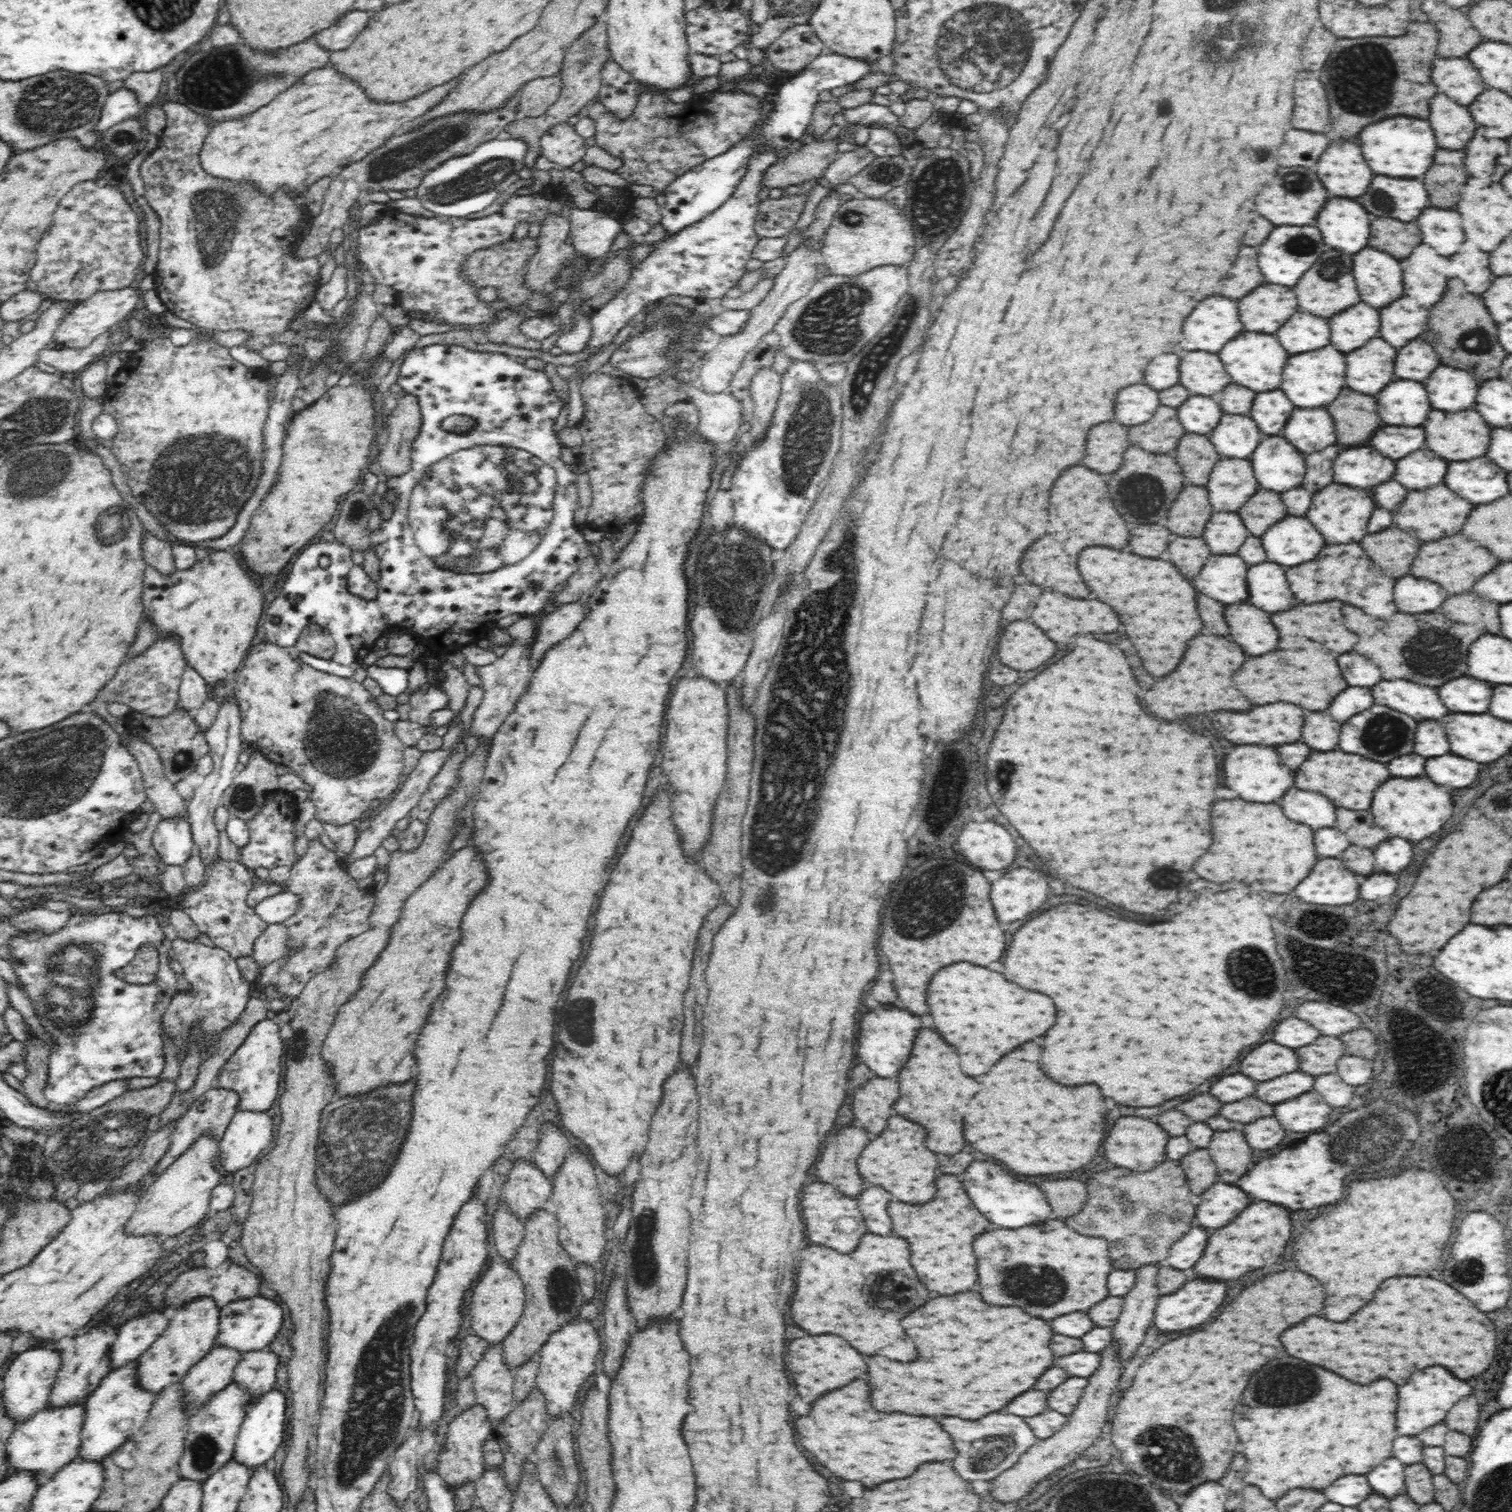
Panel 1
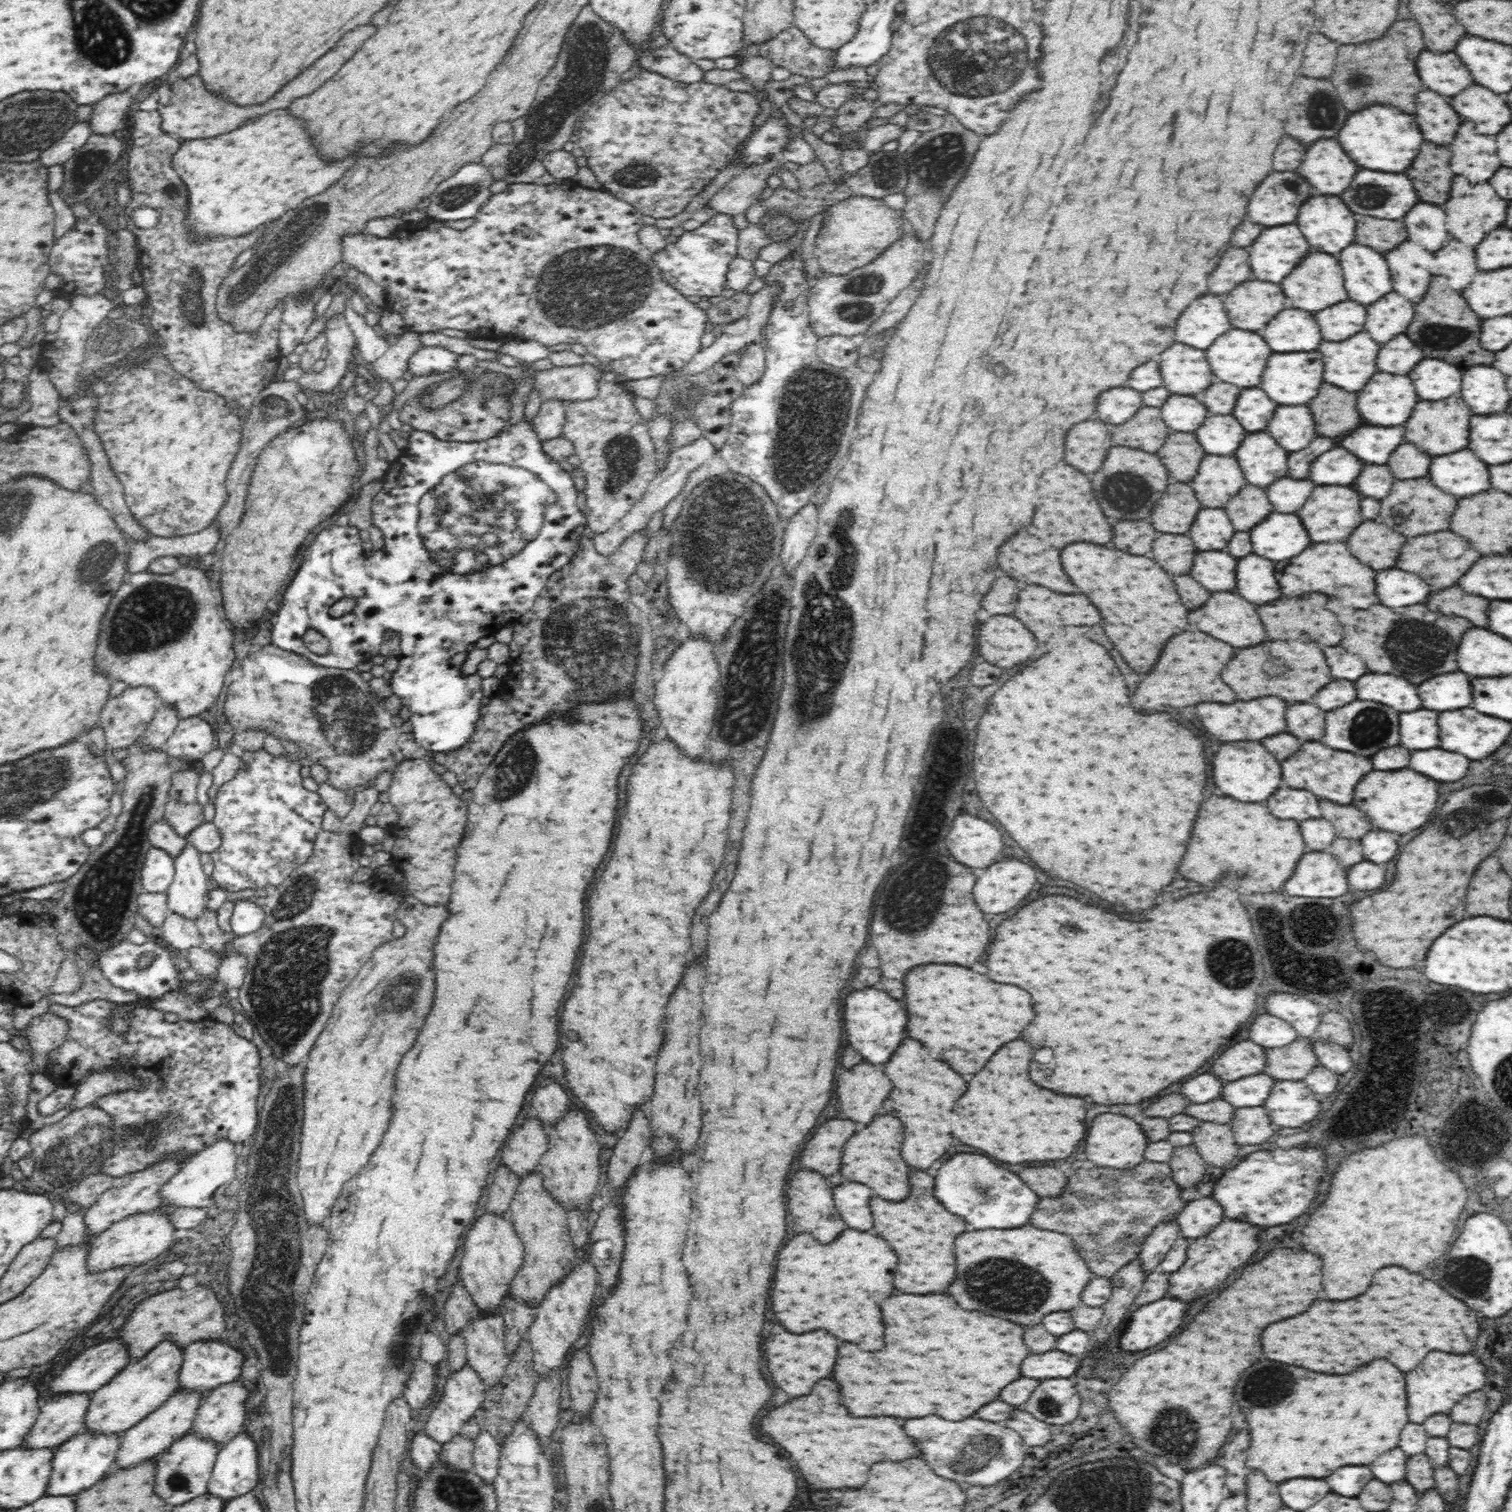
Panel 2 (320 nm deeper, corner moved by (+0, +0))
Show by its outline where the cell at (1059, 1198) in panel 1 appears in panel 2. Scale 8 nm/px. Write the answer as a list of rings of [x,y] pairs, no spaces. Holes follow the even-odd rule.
[[[1044,1166],[1044,1168],[1024,1168],[1018,1176],[1042,1198],[1058,1197],[1066,1190],[1066,1176],[1060,1168]]]

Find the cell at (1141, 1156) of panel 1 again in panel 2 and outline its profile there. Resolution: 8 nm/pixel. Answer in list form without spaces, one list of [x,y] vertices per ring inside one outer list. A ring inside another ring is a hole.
[[[1100,1114],[1092,1120],[1092,1126],[1086,1132],[1086,1142],[1084,1142],[1084,1152],[1090,1162],[1096,1166],[1109,1168],[1110,1170],[1126,1171],[1127,1168],[1134,1168],[1136,1164],[1142,1163],[1148,1142],[1140,1126],[1120,1114]]]

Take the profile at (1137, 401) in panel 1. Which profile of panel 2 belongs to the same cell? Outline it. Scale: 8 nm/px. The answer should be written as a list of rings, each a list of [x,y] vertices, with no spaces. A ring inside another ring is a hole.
[[[1112,388],[1100,394],[1096,414],[1106,424],[1119,425],[1126,423],[1143,407],[1141,392],[1133,388]]]

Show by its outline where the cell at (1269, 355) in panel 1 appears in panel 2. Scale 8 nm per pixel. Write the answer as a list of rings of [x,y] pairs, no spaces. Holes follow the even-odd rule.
[[[1232,328],[1224,336],[1220,336],[1220,340],[1216,340],[1216,344],[1212,344],[1212,348],[1208,348],[1206,352],[1208,352],[1207,361],[1210,363],[1216,380],[1230,382],[1240,388],[1252,388],[1252,386],[1260,384],[1266,360],[1272,354],[1272,350],[1262,340],[1262,336],[1258,336],[1256,332],[1236,330],[1236,328]]]

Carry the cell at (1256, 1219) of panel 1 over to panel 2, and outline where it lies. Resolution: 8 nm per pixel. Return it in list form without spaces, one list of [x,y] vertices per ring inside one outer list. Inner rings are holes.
[[[1224,1219],[1224,1222],[1220,1222],[1212,1232],[1191,1240],[1184,1264],[1178,1270],[1169,1273],[1170,1286],[1167,1294],[1178,1300],[1194,1300],[1198,1296],[1210,1294],[1216,1288],[1220,1288],[1228,1280],[1228,1276],[1236,1272],[1236,1268],[1246,1264],[1256,1250],[1258,1250],[1256,1226],[1240,1220]]]

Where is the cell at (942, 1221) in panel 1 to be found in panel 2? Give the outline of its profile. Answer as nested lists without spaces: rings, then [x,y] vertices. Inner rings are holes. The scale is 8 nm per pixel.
[[[916,1172],[910,1176],[910,1196],[902,1202],[888,1202],[872,1198],[874,1230],[878,1236],[884,1236],[892,1250],[898,1252],[898,1266],[894,1276],[894,1286],[900,1292],[928,1294],[946,1290],[956,1272],[954,1272],[954,1238],[966,1232],[966,1222],[960,1216],[954,1216],[944,1210],[942,1204],[934,1198],[934,1180],[926,1172]]]

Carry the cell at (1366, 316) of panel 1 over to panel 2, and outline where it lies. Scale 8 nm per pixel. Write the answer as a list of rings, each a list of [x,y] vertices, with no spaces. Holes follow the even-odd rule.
[[[1346,300],[1334,304],[1332,308],[1324,308],[1324,312],[1316,312],[1316,320],[1320,324],[1324,340],[1340,342],[1350,338],[1356,332],[1364,330],[1364,306]]]

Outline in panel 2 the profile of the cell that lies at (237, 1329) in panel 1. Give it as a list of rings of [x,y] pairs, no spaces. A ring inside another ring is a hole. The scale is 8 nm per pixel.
[[[221,1339],[217,1340],[200,1340],[200,1342],[194,1342],[188,1344],[183,1348],[183,1359],[179,1370],[179,1390],[193,1390],[194,1392],[209,1392],[222,1386],[222,1384],[228,1384],[228,1382],[234,1382],[240,1378],[240,1372],[242,1364],[244,1362],[244,1356],[238,1349],[230,1347],[223,1343]]]

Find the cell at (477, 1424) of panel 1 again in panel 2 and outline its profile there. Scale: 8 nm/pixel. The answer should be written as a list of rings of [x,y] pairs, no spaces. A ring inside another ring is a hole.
[[[464,1365],[459,1371],[451,1372],[444,1382],[442,1397],[436,1407],[430,1412],[430,1416],[425,1418],[424,1433],[434,1440],[447,1443],[454,1436],[460,1436],[463,1424],[475,1416],[475,1412],[485,1399],[486,1385],[480,1375],[468,1366]]]

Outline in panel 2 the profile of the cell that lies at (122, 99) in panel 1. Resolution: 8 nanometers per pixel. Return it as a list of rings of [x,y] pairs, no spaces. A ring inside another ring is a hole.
[[[89,121],[76,123],[64,133],[62,138],[55,140],[50,148],[41,152],[38,159],[46,167],[56,166],[56,164],[63,165],[79,152],[93,134],[94,132],[89,127]]]

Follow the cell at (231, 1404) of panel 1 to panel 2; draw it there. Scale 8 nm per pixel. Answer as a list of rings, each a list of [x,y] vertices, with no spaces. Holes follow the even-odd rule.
[[[191,1431],[176,1440],[170,1448],[156,1458],[156,1484],[154,1484],[156,1494],[169,1507],[180,1506],[196,1496],[206,1494],[220,1448],[221,1446],[216,1442],[196,1437]]]

